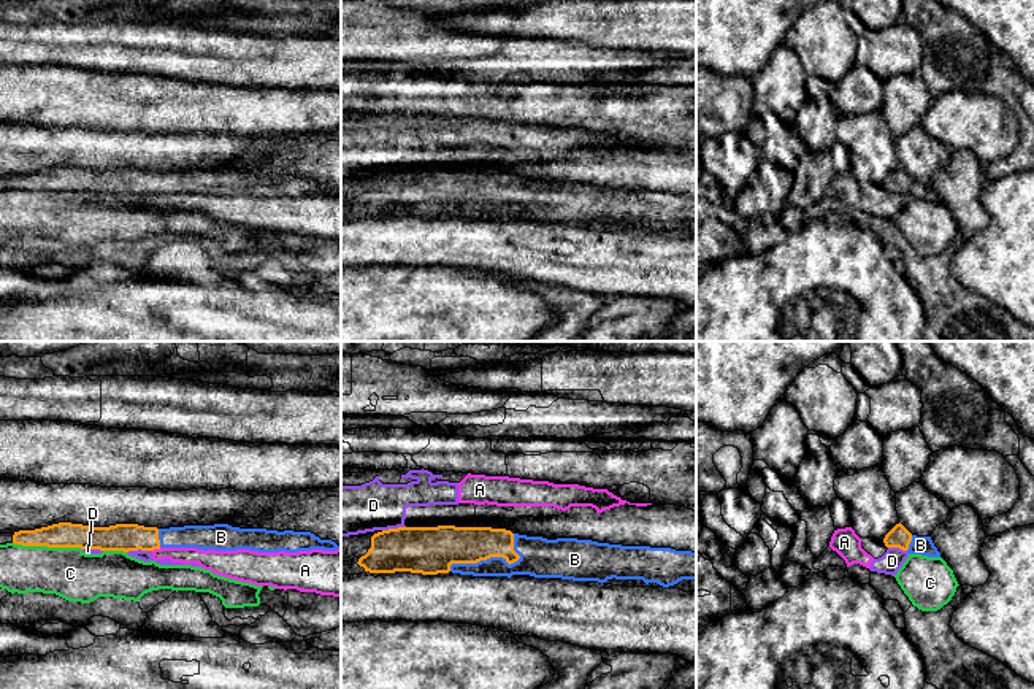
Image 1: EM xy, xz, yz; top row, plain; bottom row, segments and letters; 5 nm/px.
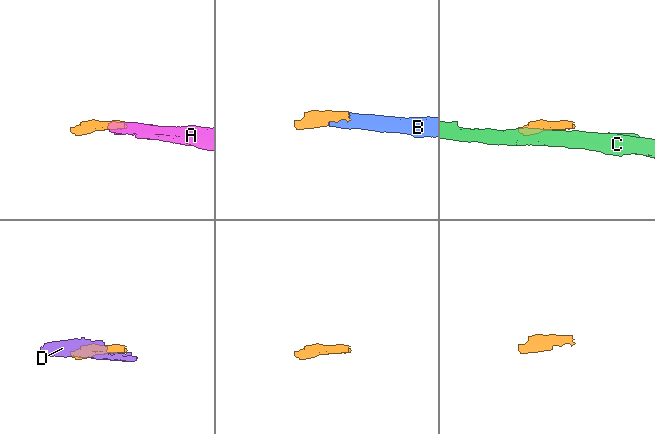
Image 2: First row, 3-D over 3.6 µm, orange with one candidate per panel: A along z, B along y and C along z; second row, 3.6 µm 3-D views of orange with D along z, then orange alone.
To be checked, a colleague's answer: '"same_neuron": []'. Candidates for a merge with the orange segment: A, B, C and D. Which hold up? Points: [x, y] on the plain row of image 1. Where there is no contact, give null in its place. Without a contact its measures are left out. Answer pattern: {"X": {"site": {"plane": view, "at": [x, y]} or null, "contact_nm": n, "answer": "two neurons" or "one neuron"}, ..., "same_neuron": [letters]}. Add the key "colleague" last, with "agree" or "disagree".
{"A": {"site": {"plane": "xy", "at": [156, 192]}, "contact_nm": 50, "answer": "two neurons"}, "B": {"site": {"plane": "xz", "at": [494, 200]}, "contact_nm": 380, "answer": "one neuron"}, "C": {"site": {"plane": "xy", "at": [48, 191]}, "contact_nm": 360, "answer": "two neurons"}, "D": {"site": {"plane": "xz", "at": [394, 173]}, "contact_nm": 120, "answer": "two neurons"}, "same_neuron": ["B"], "colleague": "disagree"}

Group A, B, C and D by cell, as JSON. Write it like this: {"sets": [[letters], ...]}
{"sets": [["A", "D"], ["B"], ["C"]]}

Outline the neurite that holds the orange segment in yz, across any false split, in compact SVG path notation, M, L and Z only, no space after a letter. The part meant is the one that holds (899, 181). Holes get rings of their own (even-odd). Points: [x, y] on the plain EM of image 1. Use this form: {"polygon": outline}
{"polygon": "M901 167L896 168L883 183L887 192L899 192L909 198L921 198L928 202L940 202L931 181L912 179Z"}

